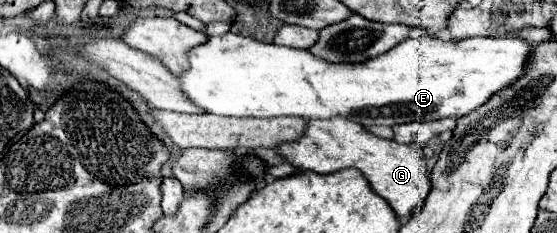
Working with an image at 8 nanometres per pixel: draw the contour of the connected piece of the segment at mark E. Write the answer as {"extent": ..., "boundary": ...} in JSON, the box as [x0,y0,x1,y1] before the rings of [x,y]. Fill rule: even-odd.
{"extent":[175,31,533,127],"boundary":[[[229,31],[189,49],[189,69],[175,77],[191,103],[213,115],[297,115],[307,119],[343,115],[363,127],[393,127],[395,123],[465,117],[525,75],[533,47],[519,37],[471,37],[463,41],[409,37],[387,55],[363,65],[345,65],[321,61],[307,49],[261,43]]]}

